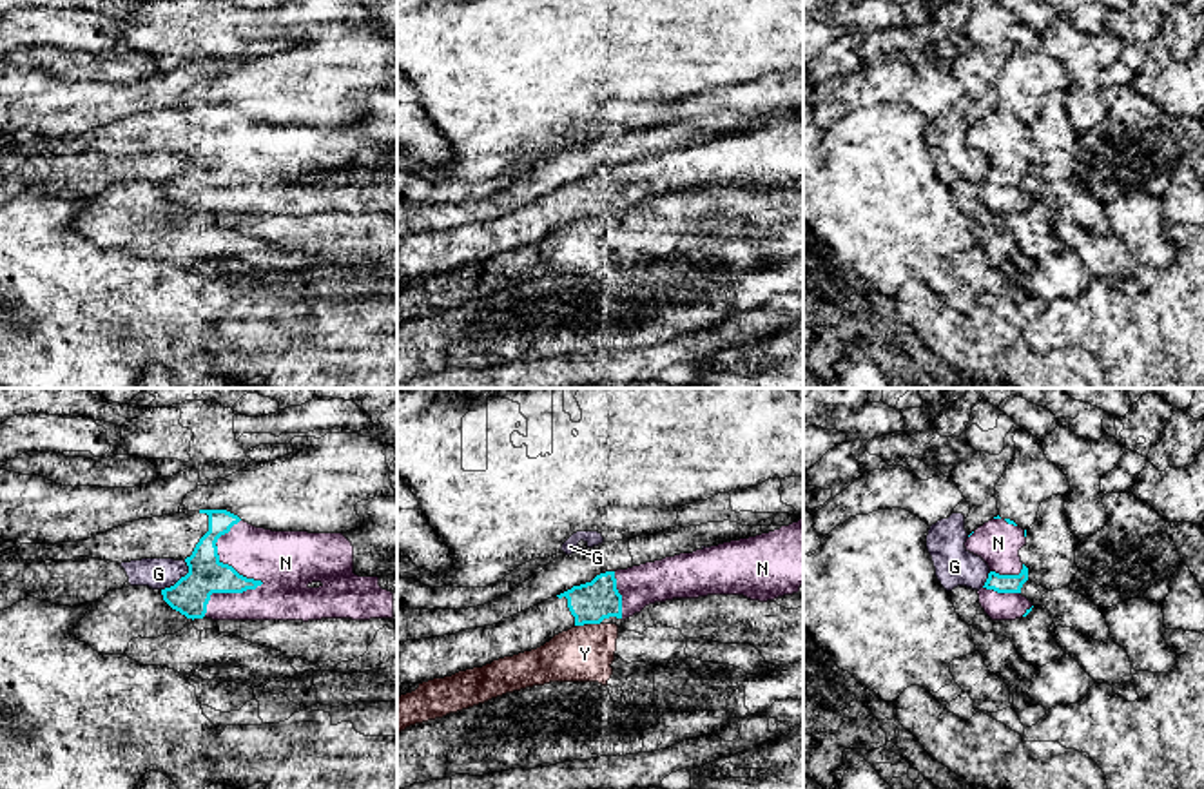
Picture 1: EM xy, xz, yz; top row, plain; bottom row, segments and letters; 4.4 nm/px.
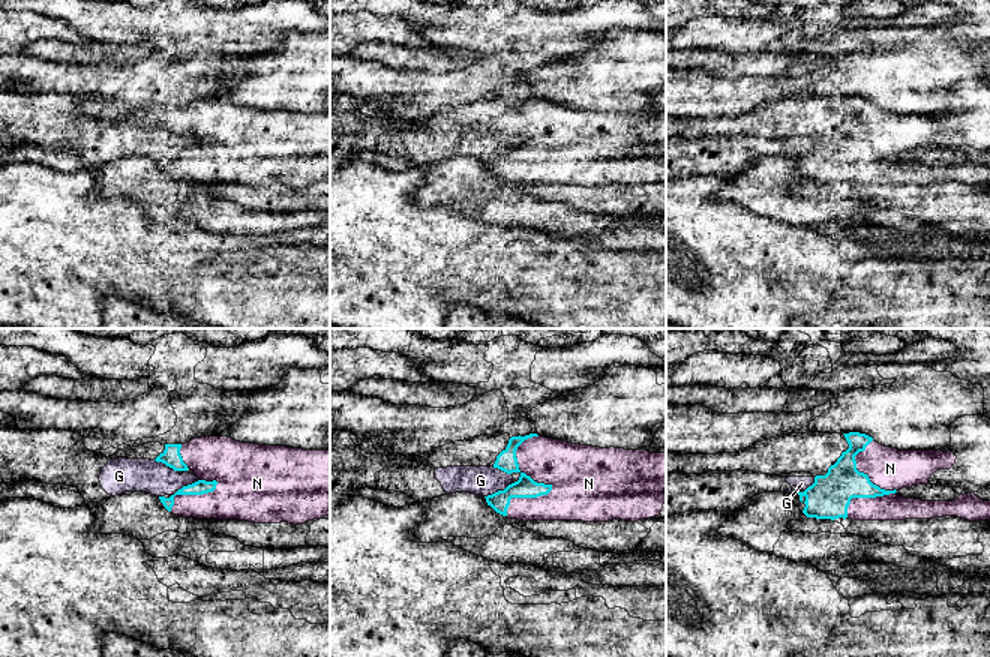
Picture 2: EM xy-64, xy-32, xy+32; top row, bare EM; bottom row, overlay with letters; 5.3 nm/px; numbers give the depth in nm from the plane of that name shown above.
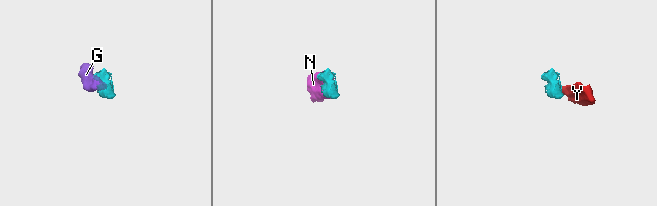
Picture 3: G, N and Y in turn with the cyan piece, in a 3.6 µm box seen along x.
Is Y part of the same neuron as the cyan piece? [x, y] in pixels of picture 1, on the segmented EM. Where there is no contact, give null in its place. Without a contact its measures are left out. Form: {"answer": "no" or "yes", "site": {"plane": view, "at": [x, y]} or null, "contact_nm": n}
{"answer": "no", "site": {"plane": "xz", "at": [593, 623]}, "contact_nm": 60}

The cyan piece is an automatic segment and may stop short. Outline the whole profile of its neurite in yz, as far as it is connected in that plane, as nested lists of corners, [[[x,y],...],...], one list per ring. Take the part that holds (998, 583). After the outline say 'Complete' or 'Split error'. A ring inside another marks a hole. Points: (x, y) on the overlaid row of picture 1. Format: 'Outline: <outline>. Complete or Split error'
Outline: [[[999,515],[972,531],[965,542],[966,551],[981,557],[990,568],[977,595],[992,620],[1015,620],[1026,617],[1034,608],[1021,595],[1021,588],[1028,580],[1028,568],[1019,557],[1024,544],[1026,530]]]. Split error

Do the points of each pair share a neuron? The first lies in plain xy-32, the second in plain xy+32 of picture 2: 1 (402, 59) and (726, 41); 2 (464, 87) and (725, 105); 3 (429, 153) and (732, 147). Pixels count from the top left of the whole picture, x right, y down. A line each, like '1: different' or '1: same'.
1: different
2: same
3: same

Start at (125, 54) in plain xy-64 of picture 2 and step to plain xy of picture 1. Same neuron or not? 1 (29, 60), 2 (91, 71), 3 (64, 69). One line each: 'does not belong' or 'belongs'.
1: belongs
2: belongs
3: belongs

